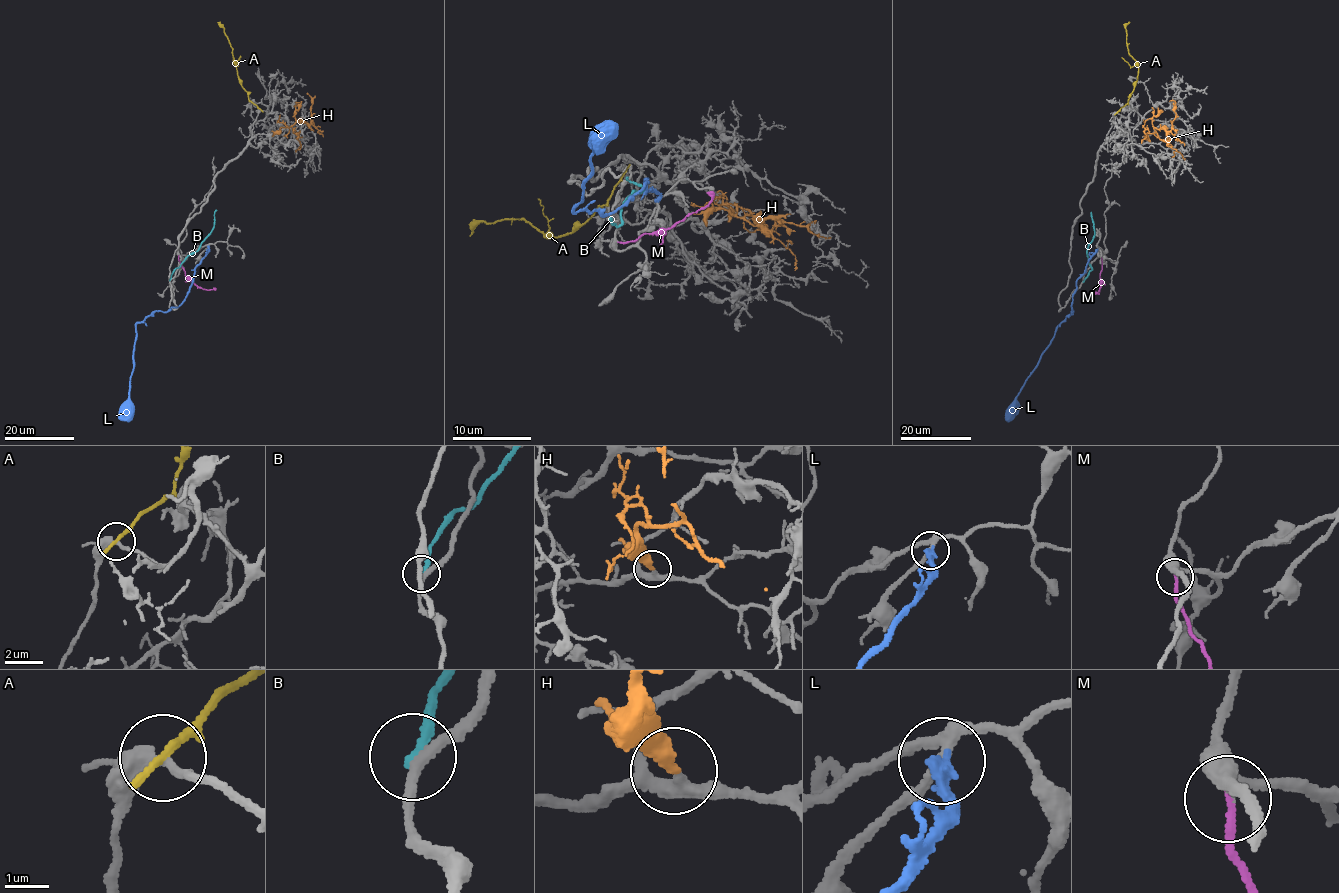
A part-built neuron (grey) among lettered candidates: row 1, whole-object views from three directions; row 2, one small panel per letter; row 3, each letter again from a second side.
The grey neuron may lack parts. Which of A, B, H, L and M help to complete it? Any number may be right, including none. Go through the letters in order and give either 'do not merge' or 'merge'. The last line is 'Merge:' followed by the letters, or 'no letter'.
A: do not merge
B: do not merge
H: merge
L: do not merge
M: merge
Merge: H, M

